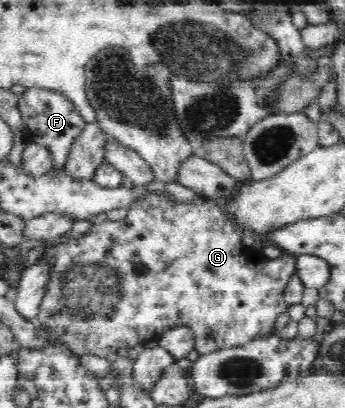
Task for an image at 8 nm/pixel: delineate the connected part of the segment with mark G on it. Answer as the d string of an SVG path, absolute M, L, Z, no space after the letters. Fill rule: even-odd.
M148 192L127 207L127 215L119 221L105 220L101 224L92 224L89 231L67 242L59 243L52 247L46 247L44 256L47 260L53 259L51 265L49 281L45 286L45 293L40 303L36 323L45 326L53 332L73 353L77 355L97 355L97 357L110 358L121 347L133 347L139 345L139 341L131 335L147 335L147 339L155 339L163 335L166 331L177 326L189 326L195 334L194 349L199 355L211 353L212 350L223 349L224 346L239 346L255 336L265 336L275 329L277 318L288 309L288 303L284 300L284 289L291 279L291 275L296 273L296 259L289 257L287 253L277 257L274 261L269 261L253 249L247 249L243 245L243 232L238 231L234 225L226 219L221 204L217 200L205 198L199 194L187 202L173 200L166 192Z

